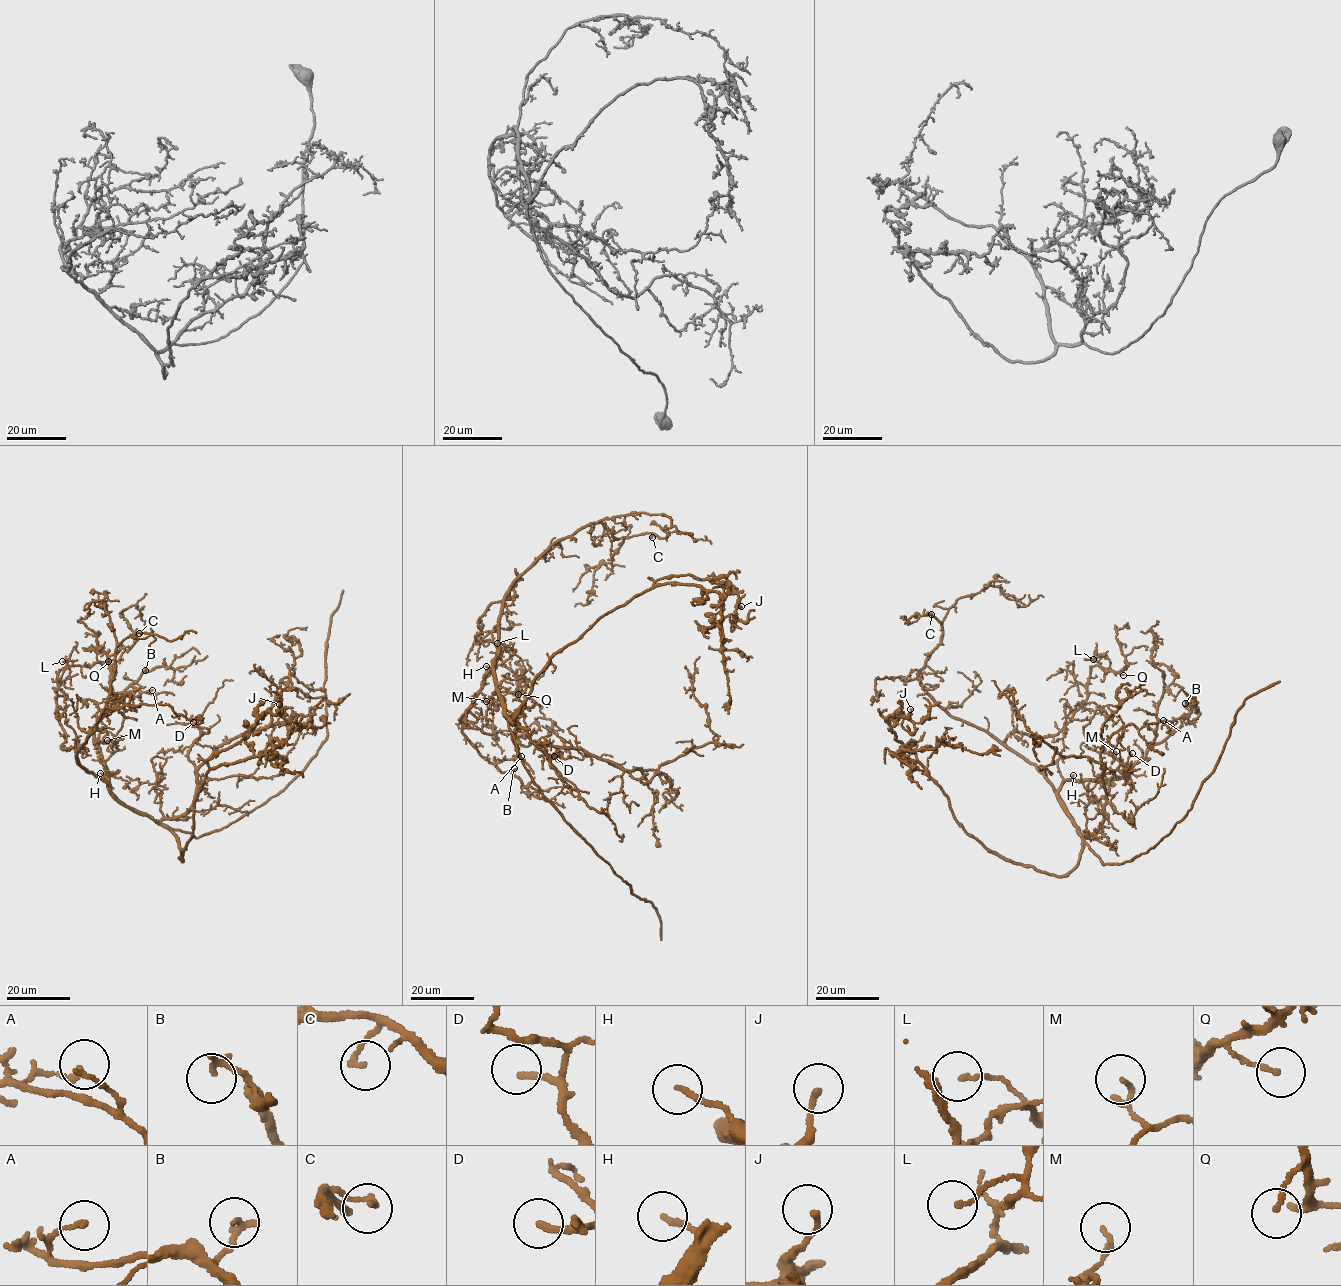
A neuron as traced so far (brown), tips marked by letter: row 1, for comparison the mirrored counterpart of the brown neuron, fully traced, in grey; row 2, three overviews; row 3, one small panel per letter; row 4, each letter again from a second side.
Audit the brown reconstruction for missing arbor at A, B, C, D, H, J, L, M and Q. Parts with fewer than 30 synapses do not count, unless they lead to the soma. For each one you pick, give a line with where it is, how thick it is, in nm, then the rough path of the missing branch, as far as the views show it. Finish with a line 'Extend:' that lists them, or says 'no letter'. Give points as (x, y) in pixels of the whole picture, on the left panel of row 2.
D: at (193, 722); 190 nm thick; missing branch runs (193, 722), (177, 720), (195, 716), (195, 730), (202, 732)
H: at (100, 773); 160 nm thick; missing branch runs (100, 773), (84, 754), (79, 757)
Extend: D, H

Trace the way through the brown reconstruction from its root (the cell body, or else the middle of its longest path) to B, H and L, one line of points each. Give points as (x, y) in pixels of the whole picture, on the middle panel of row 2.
B: (504, 708), (493, 661), (480, 692), (460, 719), (461, 730), (478, 753), (498, 769), (514, 768)
H: (504, 708), (492, 670), (494, 663), (489, 667), (486, 666)
L: (504, 708), (492, 670), (508, 592), (479, 619), (477, 642), (489, 640), (497, 651), (503, 646), (497, 643)

